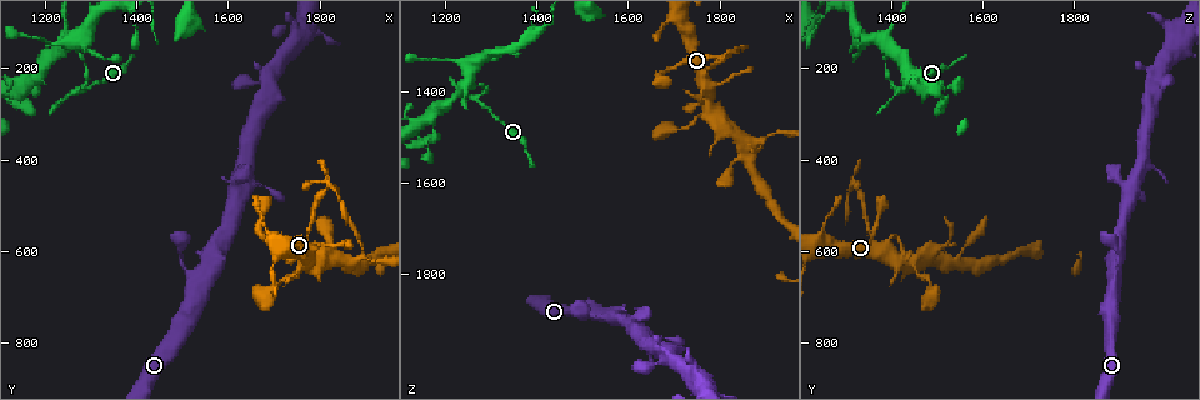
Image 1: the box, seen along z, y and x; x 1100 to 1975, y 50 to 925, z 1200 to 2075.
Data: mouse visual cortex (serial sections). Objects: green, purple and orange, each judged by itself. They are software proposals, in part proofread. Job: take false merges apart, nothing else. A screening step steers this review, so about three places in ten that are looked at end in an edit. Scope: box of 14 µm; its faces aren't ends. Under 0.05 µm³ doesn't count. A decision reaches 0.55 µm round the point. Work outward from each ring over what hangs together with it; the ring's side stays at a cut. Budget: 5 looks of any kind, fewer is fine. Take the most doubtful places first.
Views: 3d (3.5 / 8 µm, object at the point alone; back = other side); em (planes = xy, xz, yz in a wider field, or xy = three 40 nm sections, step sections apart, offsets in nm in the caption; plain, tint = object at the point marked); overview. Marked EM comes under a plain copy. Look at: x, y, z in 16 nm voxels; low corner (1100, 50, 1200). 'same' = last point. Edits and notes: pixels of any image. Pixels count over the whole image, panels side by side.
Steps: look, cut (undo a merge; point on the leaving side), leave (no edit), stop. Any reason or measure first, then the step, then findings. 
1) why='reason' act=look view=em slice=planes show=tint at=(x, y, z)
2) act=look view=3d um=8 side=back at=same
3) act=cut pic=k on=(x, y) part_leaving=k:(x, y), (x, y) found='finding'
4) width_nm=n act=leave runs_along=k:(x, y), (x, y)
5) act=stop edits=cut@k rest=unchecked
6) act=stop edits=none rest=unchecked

why='sharp bend' act=look view=3d um=3.5 at=(1820, 455, 1315)

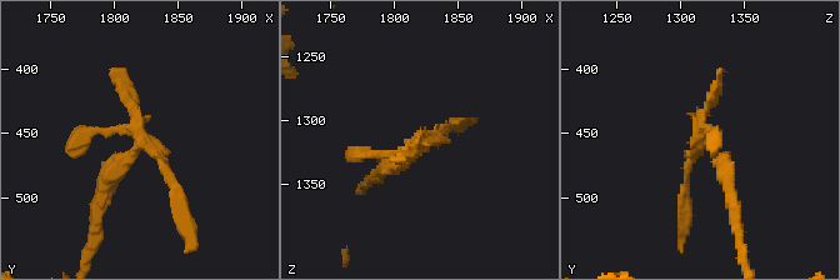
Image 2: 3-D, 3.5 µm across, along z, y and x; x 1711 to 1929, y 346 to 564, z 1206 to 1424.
act=look view=em slice=xy step=5 show=tint at=(1822, 456, 1320)

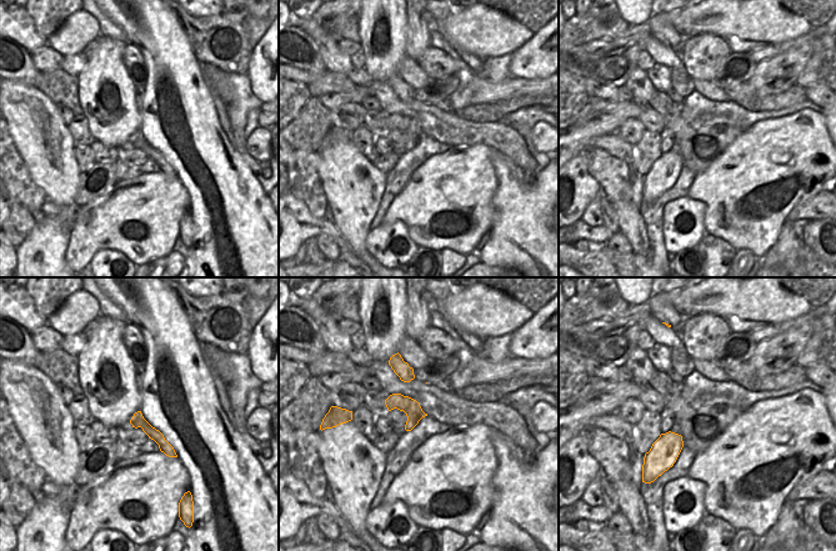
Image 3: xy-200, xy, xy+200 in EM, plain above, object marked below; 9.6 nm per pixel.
act=leave found='all the same cell'

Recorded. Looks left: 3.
why='sharp bend' act=look view=3d um=3.5 side=back at=(1270, 245, 1415)

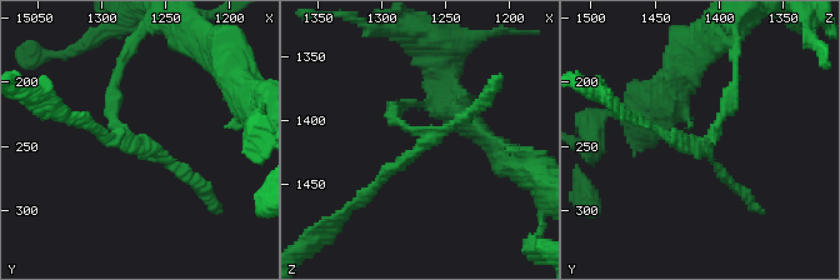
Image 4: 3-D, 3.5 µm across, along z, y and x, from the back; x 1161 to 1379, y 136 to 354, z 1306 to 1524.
why='shape alone is not enough' act=look view=em slice=xy step=3 show=tint at=(1266, 246, 1420)

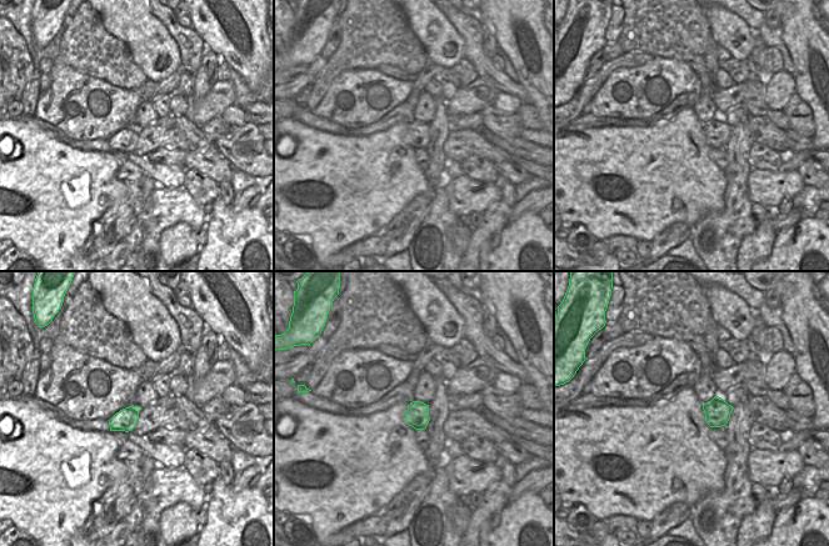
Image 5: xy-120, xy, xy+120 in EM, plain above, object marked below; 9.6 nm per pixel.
act=cut pic=4 on=(114, 113) part_leaving=4:(704, 141), (730, 99), (736, 41) found='two cells meet here'

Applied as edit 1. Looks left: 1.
act=stop edits=cut@4 rest=unchecked

